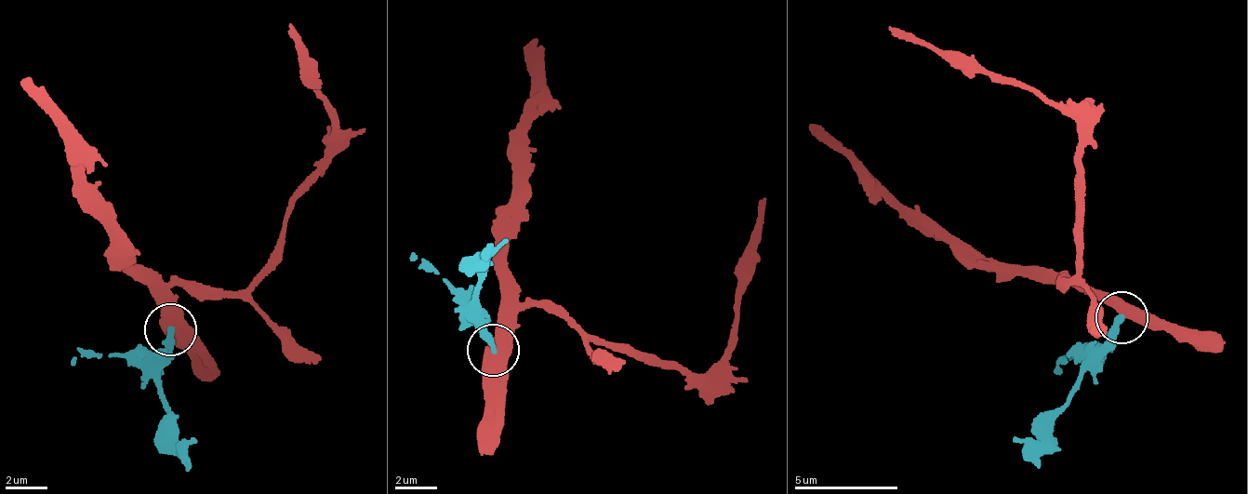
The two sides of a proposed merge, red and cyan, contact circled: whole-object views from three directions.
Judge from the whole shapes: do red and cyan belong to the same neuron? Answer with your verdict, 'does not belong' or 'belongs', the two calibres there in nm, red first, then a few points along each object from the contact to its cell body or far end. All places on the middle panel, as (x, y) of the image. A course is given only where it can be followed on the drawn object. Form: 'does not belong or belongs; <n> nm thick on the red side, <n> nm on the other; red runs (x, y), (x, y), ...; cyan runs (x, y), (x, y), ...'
belongs; 600 nm thick on the red side, 320 nm on the other; red runs (495, 352), (501, 323), (522, 309), (550, 302), (585, 337), (704, 376), (725, 352), (737, 263), (763, 196); cyan runs (495, 352), (475, 288), (485, 264), (482, 259)

